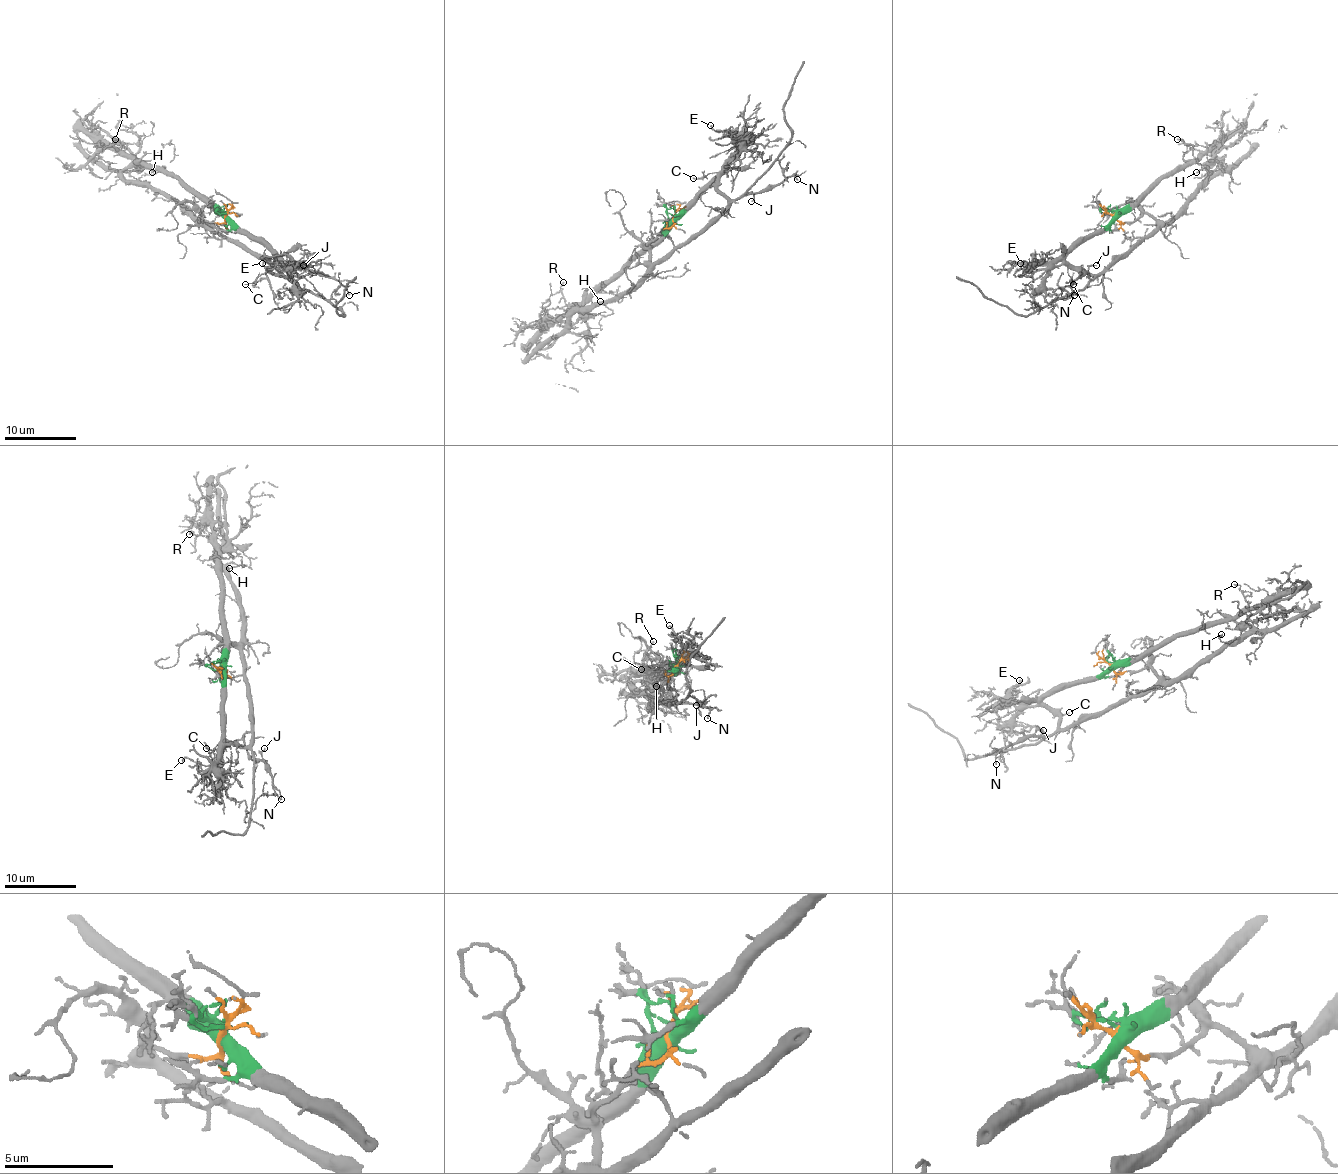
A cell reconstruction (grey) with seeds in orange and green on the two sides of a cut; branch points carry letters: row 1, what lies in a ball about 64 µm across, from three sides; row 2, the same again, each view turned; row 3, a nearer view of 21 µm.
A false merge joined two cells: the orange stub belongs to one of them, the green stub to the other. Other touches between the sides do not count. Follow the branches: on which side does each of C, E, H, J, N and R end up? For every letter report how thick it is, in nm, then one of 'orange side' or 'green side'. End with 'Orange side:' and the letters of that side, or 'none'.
C: calibre 90 nm; green side
E: calibre 140 nm; green side
H: calibre 110 nm; orange side
J: calibre 120 nm; orange side
N: calibre 100 nm; orange side
R: calibre 130 nm; green side
Orange side: H, J, N

